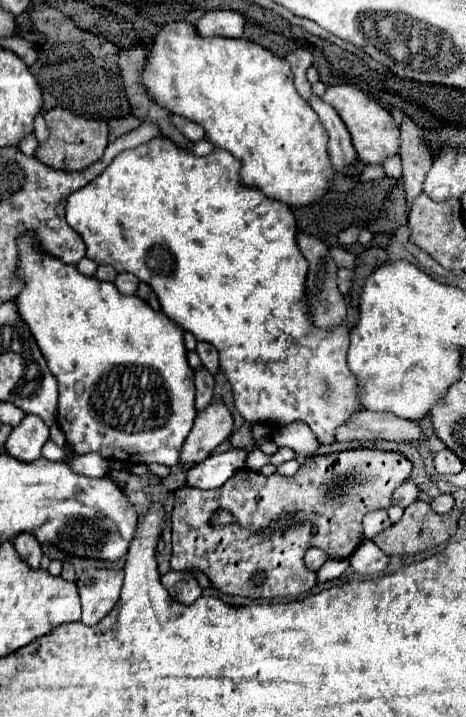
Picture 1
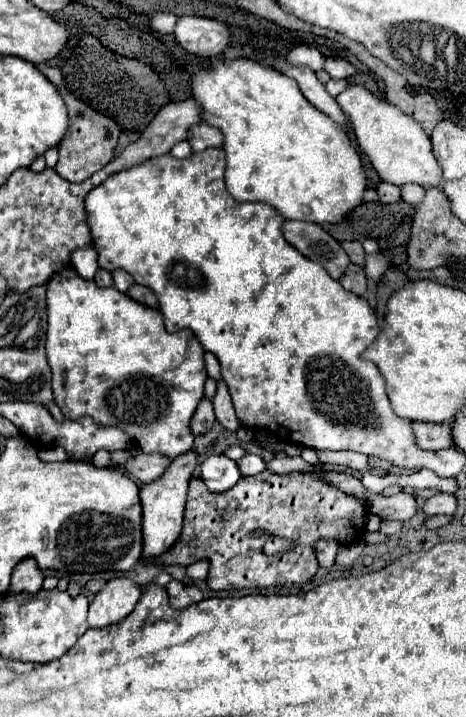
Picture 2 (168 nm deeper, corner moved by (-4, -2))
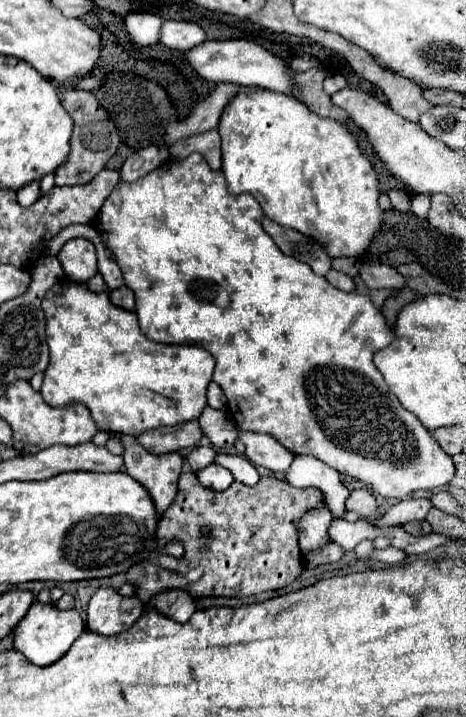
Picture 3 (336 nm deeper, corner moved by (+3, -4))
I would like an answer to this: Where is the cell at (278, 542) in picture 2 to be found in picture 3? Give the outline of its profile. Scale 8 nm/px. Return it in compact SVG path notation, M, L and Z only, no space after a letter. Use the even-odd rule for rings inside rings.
M317 506L317 510L311 510L301 518L297 534L299 534L299 548L303 552L317 550L329 542L327 528L331 524L331 512L327 506Z

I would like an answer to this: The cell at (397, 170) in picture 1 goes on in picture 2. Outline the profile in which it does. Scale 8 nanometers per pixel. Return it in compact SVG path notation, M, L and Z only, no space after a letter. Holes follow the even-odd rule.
M404 184L402 186L402 200L408 204L420 204L424 198L424 188L418 184Z

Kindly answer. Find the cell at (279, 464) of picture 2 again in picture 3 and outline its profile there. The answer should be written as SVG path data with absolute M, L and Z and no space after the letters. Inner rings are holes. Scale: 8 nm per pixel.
M353 490L353 494L347 498L345 506L347 510L353 510L361 518L367 518L367 520L373 520L379 516L379 504L369 490Z

